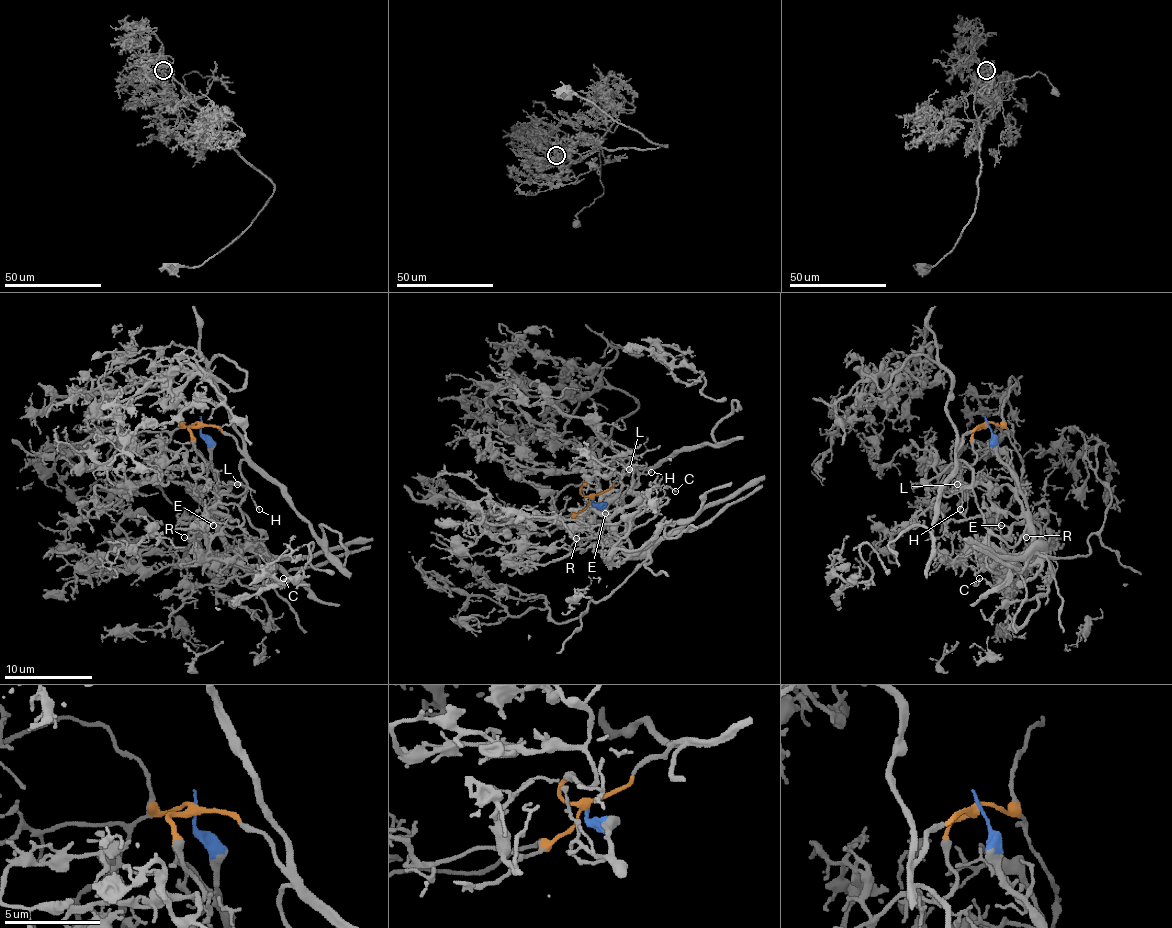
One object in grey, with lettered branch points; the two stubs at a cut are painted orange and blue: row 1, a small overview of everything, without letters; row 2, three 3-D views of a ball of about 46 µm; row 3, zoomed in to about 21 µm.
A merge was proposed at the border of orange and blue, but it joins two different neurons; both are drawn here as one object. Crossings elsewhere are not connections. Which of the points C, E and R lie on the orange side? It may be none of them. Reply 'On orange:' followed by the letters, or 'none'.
On orange: none

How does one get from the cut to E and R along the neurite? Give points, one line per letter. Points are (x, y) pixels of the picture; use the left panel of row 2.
E: (200, 422), (218, 481), (218, 494), (205, 516), (185, 516), (181, 521), (200, 527), (213, 525)
R: (200, 422), (218, 481), (213, 501), (216, 532), (209, 536), (185, 536)

